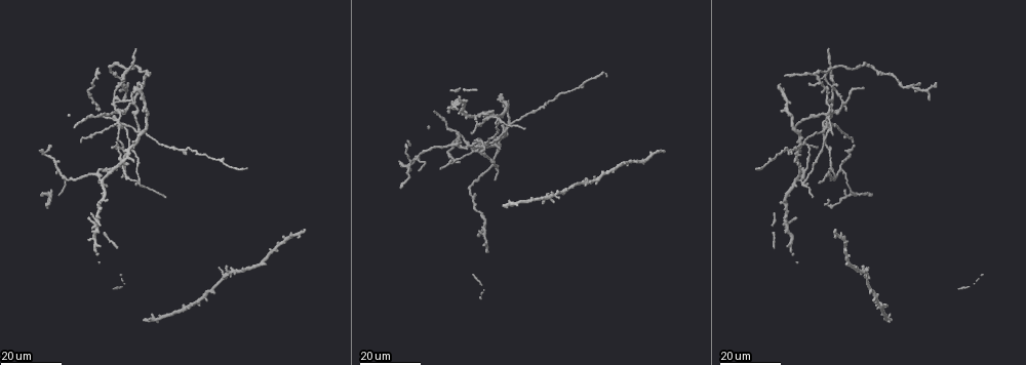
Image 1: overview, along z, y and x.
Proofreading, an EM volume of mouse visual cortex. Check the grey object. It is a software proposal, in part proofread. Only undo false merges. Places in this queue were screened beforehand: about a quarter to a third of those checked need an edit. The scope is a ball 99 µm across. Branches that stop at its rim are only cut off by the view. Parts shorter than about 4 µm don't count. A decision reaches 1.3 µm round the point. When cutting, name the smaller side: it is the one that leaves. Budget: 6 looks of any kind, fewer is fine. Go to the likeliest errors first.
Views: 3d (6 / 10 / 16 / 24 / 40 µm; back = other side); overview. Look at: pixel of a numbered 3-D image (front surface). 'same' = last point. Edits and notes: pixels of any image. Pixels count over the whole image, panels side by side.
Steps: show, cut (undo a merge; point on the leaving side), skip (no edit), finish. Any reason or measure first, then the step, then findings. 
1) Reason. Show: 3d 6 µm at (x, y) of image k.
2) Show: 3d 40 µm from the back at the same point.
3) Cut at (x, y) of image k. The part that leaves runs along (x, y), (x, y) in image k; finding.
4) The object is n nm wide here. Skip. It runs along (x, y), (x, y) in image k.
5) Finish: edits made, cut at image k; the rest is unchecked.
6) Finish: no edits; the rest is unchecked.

Two arms at a narrow angle. Show: 3d 24 µm at (57, 170) of image 1.

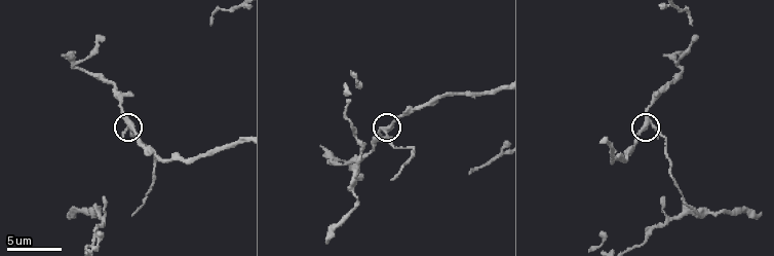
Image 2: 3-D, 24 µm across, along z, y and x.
Show: 3d 10 µm at (387, 132) of image 2.

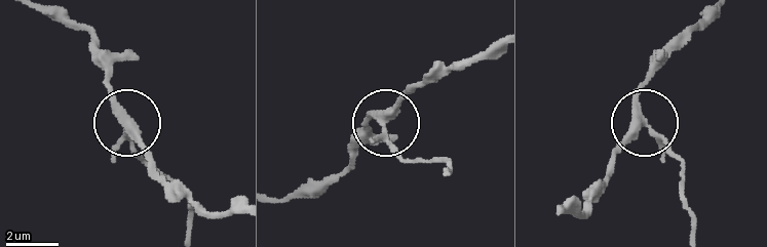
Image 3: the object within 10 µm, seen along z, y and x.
Cut at (112, 159) of image 3. The part that leaves runs along (382, 125), (403, 154), (447, 163), (449, 169) in image 3; two neurons meet here.

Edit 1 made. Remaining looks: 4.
Redraw. Show: overview.

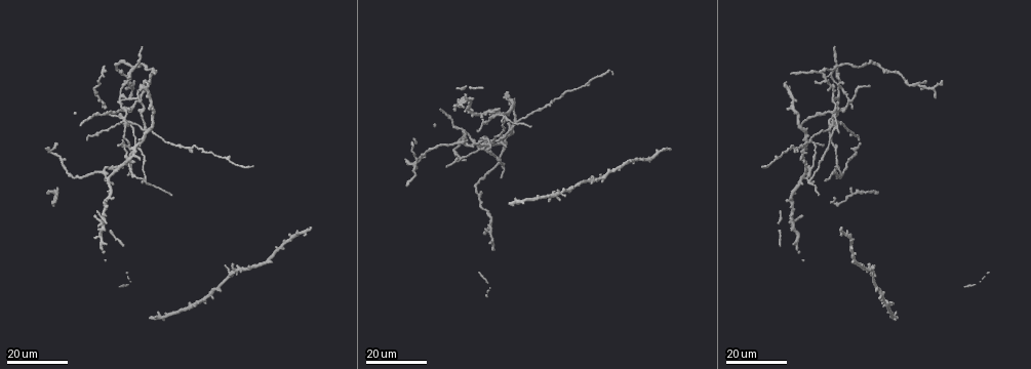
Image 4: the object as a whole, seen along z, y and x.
Three-way junction. Show: 3d 24 µm at (819, 73) of image 4.

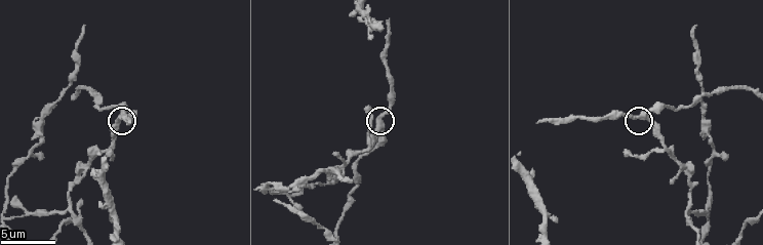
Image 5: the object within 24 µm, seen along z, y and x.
Closer look. Show: 3d 10 µm at (644, 112) of image 5.

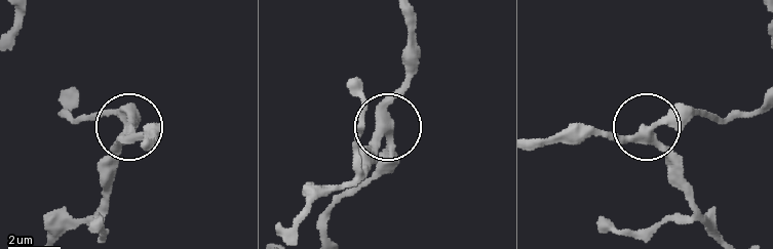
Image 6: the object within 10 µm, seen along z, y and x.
Zoom in. Show: 3d 6 µm at (388, 127) of image 6.

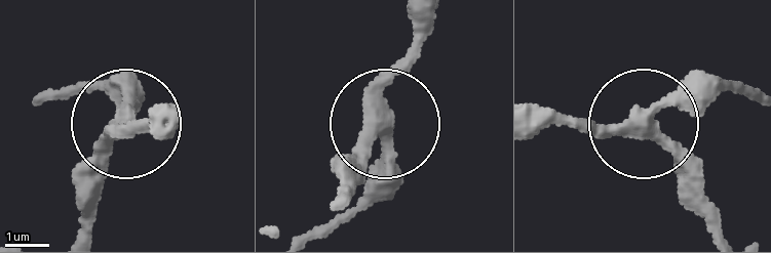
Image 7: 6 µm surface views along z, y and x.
3 arms meet here. Skip. It runs along (338, 198), (385, 124), (382, 80), (408, 47), (412, 14) in image 7; all the same neuron.

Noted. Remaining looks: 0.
Finish: edits made, cut at image 3; the rest is unchecked.

